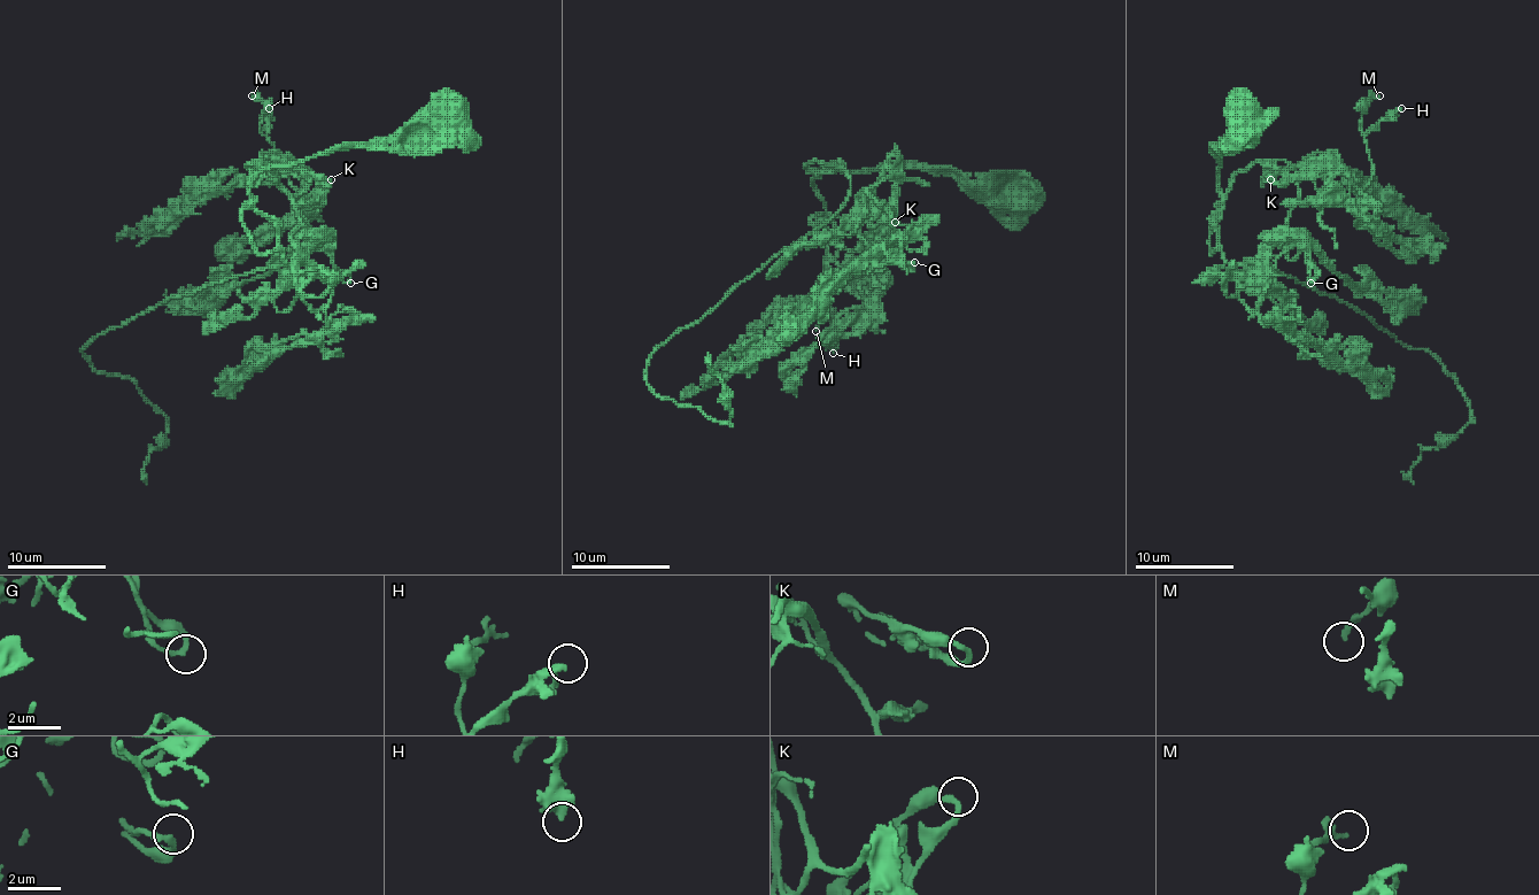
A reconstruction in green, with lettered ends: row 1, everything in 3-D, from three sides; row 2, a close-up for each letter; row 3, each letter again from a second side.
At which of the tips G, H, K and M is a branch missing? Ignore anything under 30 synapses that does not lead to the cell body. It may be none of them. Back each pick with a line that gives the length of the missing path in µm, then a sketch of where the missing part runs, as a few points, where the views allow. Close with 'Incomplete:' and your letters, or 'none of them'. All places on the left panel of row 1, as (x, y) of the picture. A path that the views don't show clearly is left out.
Incomplete: none of them

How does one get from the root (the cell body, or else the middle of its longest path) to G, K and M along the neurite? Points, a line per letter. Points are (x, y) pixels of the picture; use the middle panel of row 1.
G: (1007, 202), (988, 205), (925, 168), (813, 174), (848, 249), (863, 239), (856, 230), (914, 262)
K: (1007, 202), (988, 205), (925, 168), (813, 174), (838, 274), (895, 222)
M: (1007, 202), (988, 205), (925, 168), (816, 170), (828, 264), (865, 299), (850, 323), (824, 314), (816, 331)

